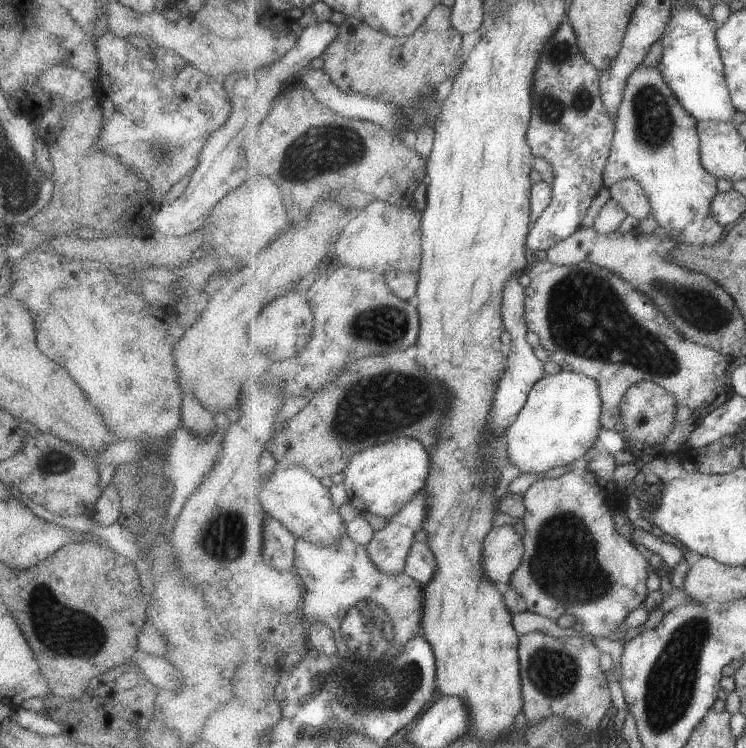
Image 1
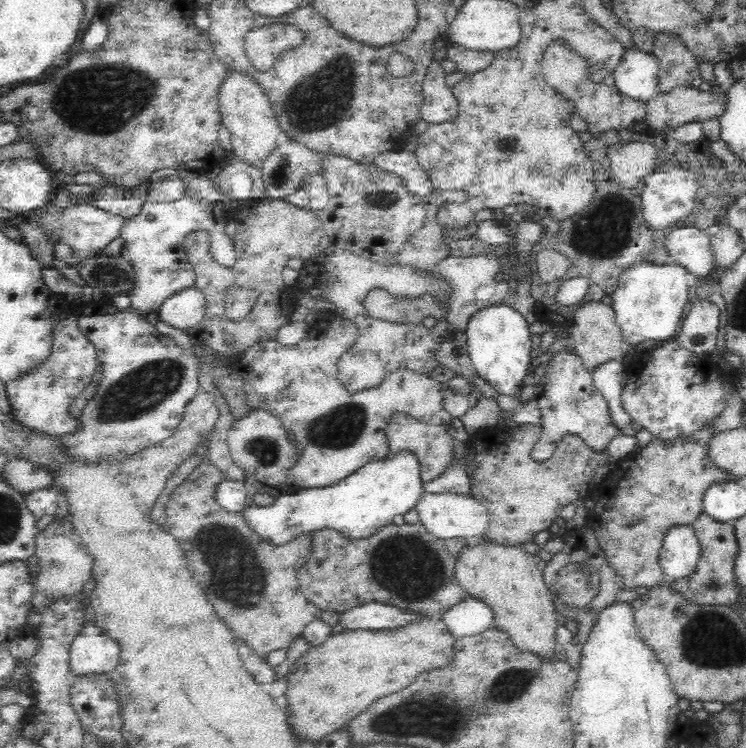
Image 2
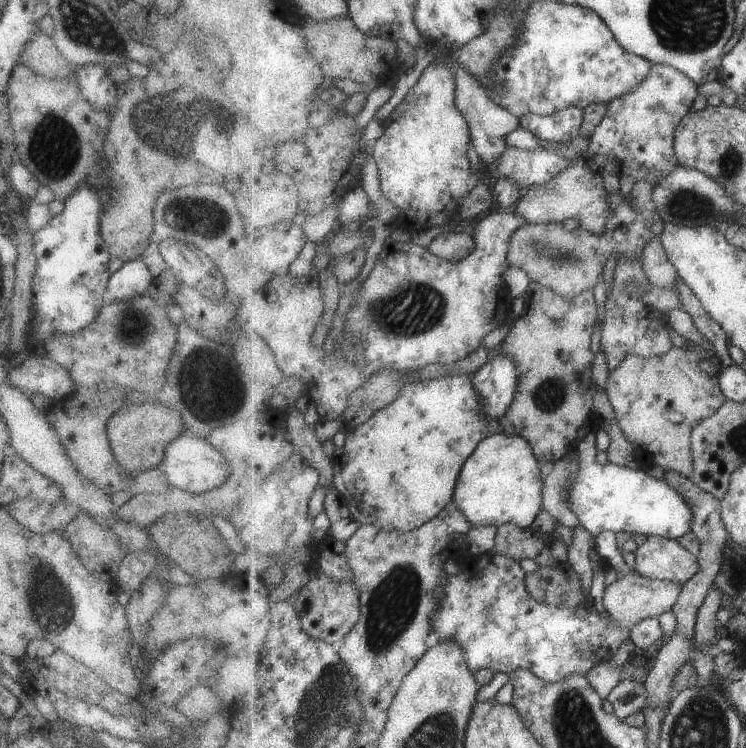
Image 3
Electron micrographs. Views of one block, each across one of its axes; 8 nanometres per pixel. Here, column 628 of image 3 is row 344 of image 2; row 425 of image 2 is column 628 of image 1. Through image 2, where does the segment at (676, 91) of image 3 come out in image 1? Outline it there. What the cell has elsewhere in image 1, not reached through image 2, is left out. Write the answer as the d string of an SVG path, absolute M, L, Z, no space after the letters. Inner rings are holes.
M642 64L639 66L638 70L627 82L626 88L624 89L624 98L618 109L618 114L616 117L616 134L614 135L612 150L608 159L606 171L604 172L604 187L611 188L616 183L626 179L635 180L638 184L642 185L642 188L645 190L650 204L652 205L652 214L655 216L657 223L660 225L661 229L664 228L666 234L673 241L677 242L677 244L682 243L693 247L711 247L718 244L725 238L728 229L719 224L712 212L714 199L720 194L718 191L719 180L703 167L702 157L700 154L700 137L698 134L697 118L687 112L687 110L681 105L681 102L679 102L674 90L671 89L670 86L667 85L667 82L663 79L662 73L658 70L658 66L647 69L645 69Z

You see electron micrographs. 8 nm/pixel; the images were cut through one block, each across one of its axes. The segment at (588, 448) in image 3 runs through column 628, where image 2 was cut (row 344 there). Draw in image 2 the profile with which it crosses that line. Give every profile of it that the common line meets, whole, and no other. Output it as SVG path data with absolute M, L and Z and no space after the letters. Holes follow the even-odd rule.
M504 302L493 303L484 310L474 312L464 331L469 358L478 376L485 380L495 393L508 396L519 394L520 388L527 384L533 346L532 334L524 316Z

